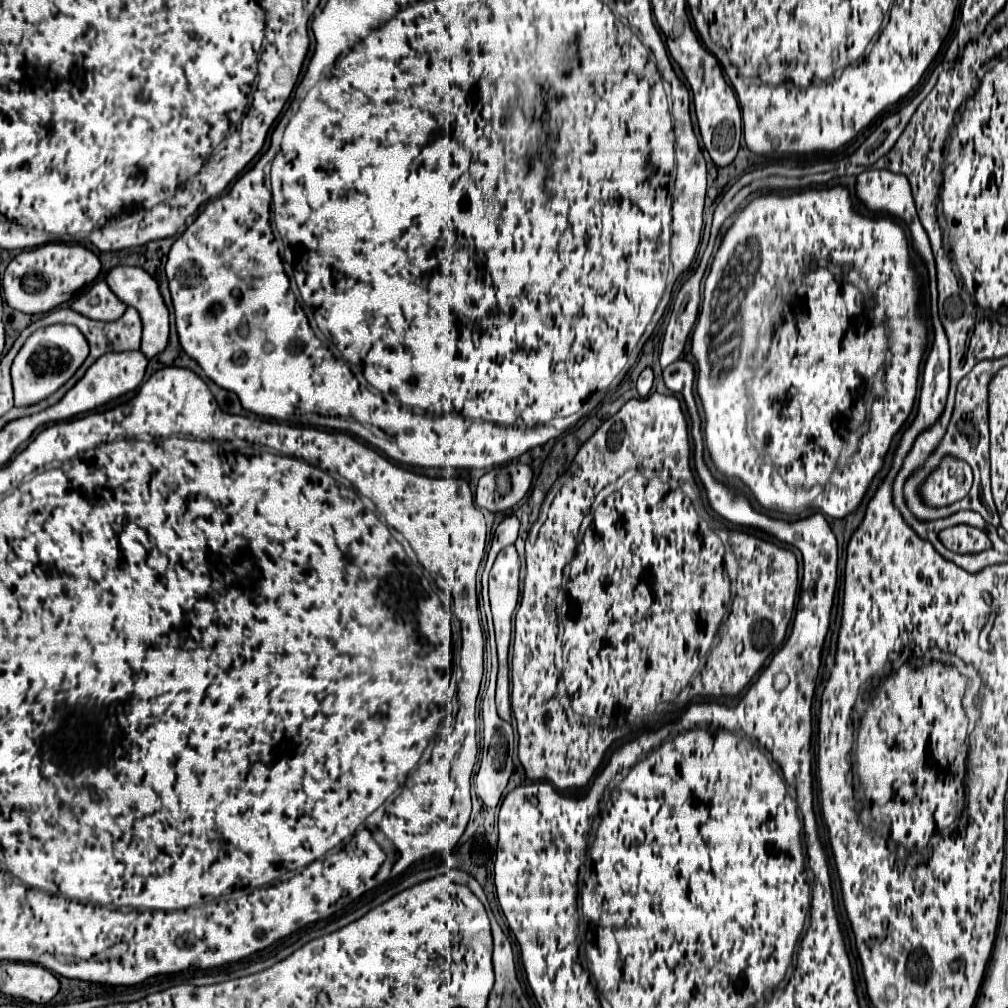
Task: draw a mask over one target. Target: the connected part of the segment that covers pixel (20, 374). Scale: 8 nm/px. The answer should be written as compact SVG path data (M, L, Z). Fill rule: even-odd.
M52 324L48 328L36 330L22 350L18 352L12 364L12 384L14 384L14 404L28 406L48 398L64 382L68 382L74 372L82 366L88 356L88 342L76 326L70 324Z

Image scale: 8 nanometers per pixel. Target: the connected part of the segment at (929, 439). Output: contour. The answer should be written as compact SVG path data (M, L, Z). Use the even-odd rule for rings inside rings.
M938 420L934 426L930 426L924 432L920 432L916 442L914 442L914 446L912 446L912 450L906 454L906 458L902 462L900 474L894 480L898 480L902 484L912 474L912 470L916 466L920 466L930 456L930 452L938 446L938 442L944 436L944 430L946 430L946 420Z

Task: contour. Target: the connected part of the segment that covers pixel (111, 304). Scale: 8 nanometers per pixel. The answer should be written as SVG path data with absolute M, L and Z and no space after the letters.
M96 282L70 308L76 310L82 316L88 316L88 318L94 318L94 320L112 322L112 320L118 320L124 314L126 304L120 302L114 296L114 292L108 288L106 282Z

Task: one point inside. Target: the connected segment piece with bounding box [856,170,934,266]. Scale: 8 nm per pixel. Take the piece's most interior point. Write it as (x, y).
(879, 190)

